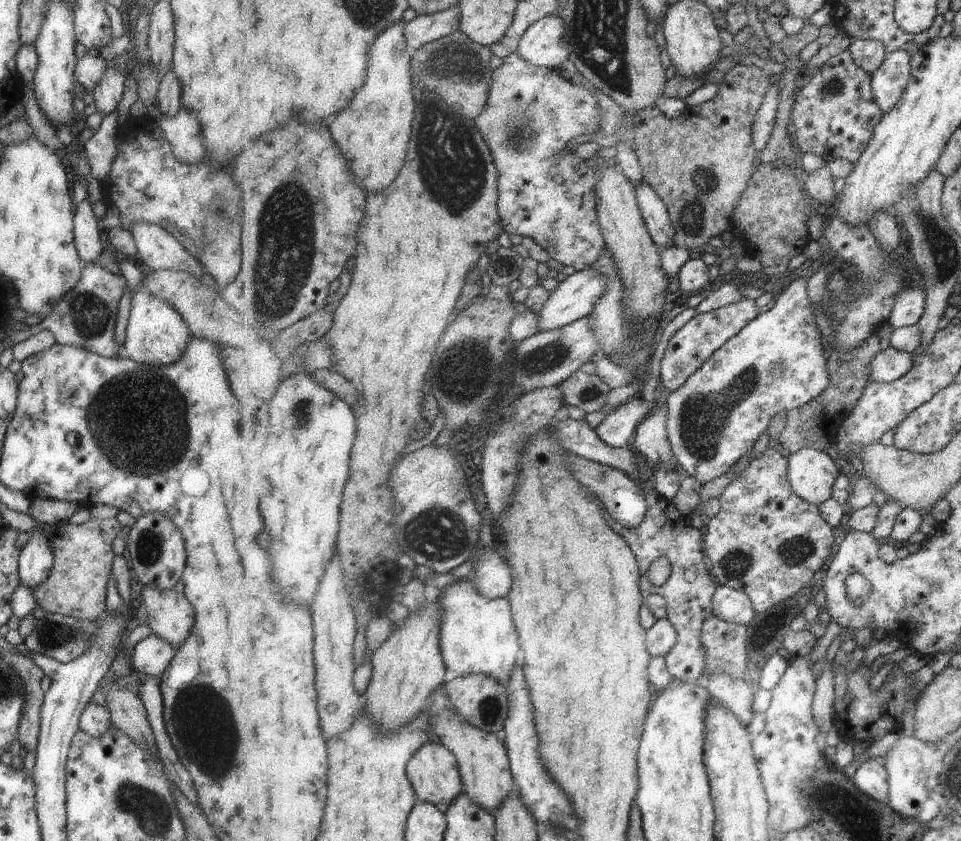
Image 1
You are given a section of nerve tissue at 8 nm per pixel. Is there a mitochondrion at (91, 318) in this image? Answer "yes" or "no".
yes

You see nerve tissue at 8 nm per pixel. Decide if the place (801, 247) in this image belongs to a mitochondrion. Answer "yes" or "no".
no

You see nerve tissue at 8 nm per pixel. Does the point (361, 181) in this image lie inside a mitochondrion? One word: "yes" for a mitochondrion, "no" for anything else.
no

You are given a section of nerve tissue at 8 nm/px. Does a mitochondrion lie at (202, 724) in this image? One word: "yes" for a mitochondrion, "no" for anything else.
yes

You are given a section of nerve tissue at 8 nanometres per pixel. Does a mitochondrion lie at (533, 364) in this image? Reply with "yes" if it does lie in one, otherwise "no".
yes

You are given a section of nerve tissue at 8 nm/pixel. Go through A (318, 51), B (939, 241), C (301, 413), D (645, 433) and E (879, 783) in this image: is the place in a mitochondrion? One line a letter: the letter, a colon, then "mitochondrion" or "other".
A: other
B: mitochondrion
C: mitochondrion
D: other
E: other

